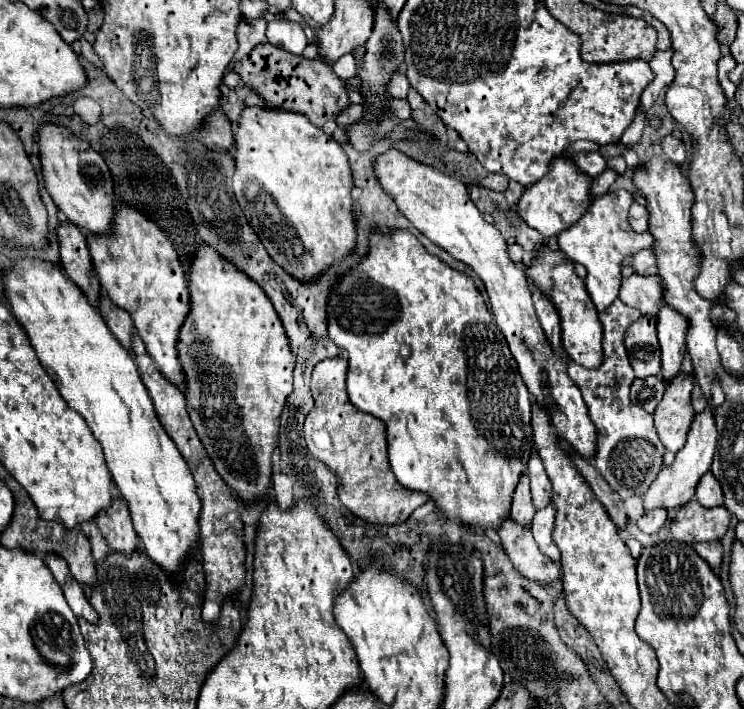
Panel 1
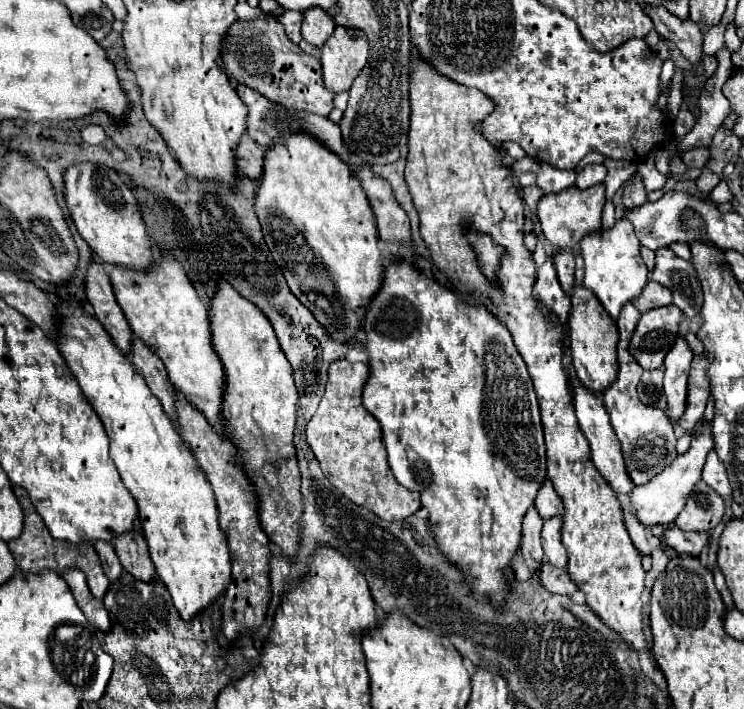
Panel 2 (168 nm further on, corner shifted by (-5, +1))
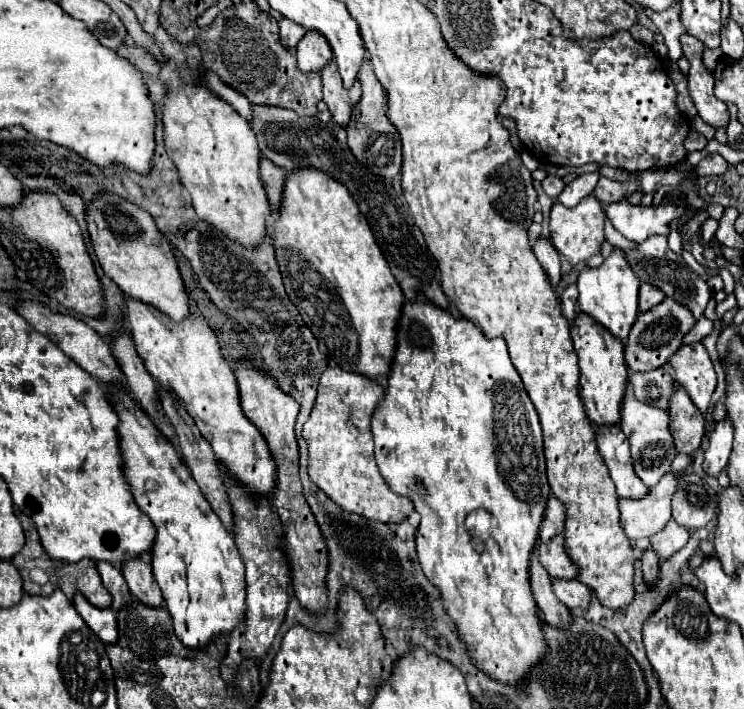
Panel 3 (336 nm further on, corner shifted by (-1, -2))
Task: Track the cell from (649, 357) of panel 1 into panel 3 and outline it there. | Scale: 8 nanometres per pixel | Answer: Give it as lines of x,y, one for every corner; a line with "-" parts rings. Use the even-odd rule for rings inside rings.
665,298
661,306
655,306
653,310
647,310
645,314
637,316
637,322
633,324
629,338
625,342
625,364
633,372
649,372
669,362
669,358
679,350
683,336
689,332
689,328
695,324
693,314
685,310
685,306
677,306
671,298

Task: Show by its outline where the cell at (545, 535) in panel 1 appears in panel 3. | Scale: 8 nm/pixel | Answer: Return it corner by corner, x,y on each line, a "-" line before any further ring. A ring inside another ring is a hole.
563,534
553,536
549,542
539,544
539,560
551,578
575,578
577,568
573,568
569,556
563,550

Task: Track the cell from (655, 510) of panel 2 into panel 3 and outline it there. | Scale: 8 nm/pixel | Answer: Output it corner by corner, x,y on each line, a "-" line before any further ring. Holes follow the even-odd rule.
683,472
665,474
641,500
619,500
621,526
631,540
653,536
671,520
671,498

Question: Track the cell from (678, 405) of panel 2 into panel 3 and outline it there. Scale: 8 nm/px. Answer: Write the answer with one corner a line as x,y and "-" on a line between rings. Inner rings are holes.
675,382
675,390
669,398
669,430
675,440
675,448
685,454
693,454
703,438
705,420
693,406
689,394

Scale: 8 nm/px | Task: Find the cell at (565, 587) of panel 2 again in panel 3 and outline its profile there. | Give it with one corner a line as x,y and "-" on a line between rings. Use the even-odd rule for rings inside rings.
551,580
553,594
569,608
569,610
585,610
591,600
591,590
581,586
577,580

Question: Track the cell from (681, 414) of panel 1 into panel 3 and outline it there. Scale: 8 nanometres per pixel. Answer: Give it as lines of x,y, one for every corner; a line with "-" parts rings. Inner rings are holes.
701,342
683,344
677,354
669,360
675,372
677,382
687,390
693,404
705,414
711,402
711,396
717,388
717,374
713,360
709,358

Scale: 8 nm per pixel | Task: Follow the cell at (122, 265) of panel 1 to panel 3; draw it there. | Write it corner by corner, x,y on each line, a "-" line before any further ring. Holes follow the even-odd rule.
127,296
125,318
131,326
135,350
145,368
163,388
185,404
199,432
211,444
217,460
221,460
225,468
255,494
269,494
275,488
275,462
265,438
253,424
249,424
239,406
235,374
223,360
217,336
205,318
193,310
181,322
175,322
167,314
161,314
161,310

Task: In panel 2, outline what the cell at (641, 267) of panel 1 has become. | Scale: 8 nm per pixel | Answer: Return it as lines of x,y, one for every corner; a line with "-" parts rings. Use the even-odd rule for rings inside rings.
669,247
655,251
655,269
651,271
651,279
671,289
673,303
687,317
695,317
697,311
701,311
703,291
697,271
693,271
693,263
677,257

